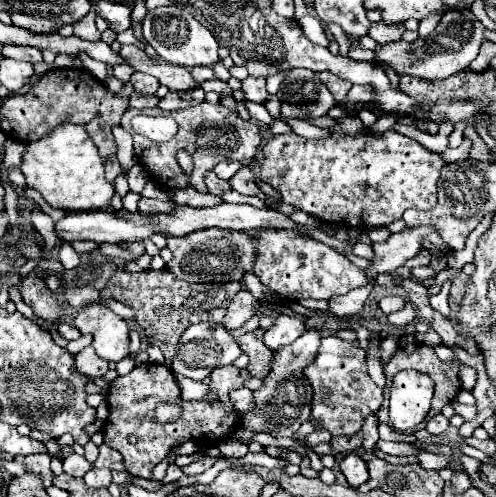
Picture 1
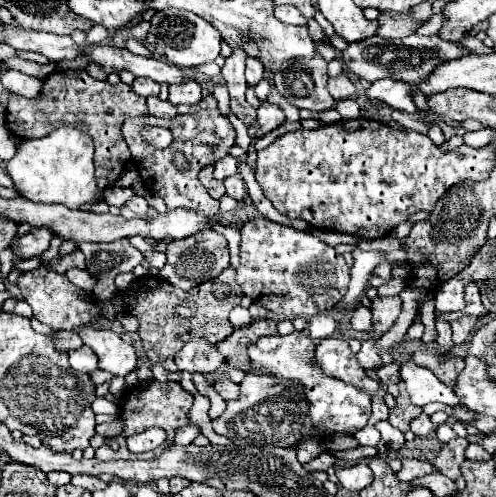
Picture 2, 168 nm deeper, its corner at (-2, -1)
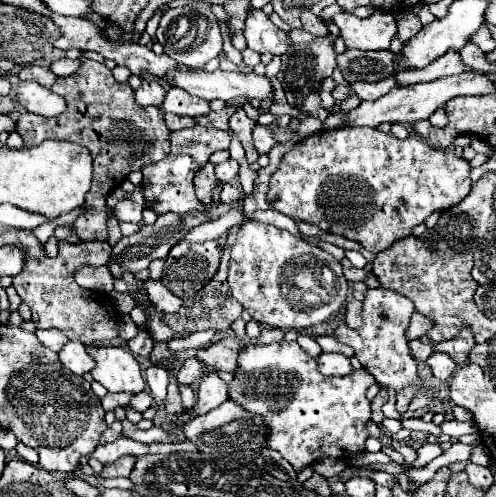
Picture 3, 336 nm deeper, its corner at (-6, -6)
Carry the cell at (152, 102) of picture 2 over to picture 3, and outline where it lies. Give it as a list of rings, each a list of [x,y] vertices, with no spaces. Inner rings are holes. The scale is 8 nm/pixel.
[[[166,113],[164,115],[166,119],[166,125],[170,131],[178,131],[182,127],[190,127],[190,125],[196,125],[196,121],[192,117],[180,117],[180,115],[174,115],[174,113]]]

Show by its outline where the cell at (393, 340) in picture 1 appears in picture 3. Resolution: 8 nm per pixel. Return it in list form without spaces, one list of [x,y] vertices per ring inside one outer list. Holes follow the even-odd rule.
[[[296,341],[246,345],[238,355],[238,371],[234,373],[234,381],[230,383],[230,399],[266,419],[266,425],[270,427],[268,447],[276,449],[284,459],[288,459],[296,467],[296,471],[300,471],[324,457],[336,457],[348,461],[354,453],[364,451],[364,441],[370,435],[366,423],[370,421],[372,415],[366,391],[374,381],[376,379],[364,367],[346,375],[346,379],[324,375],[318,369],[316,359],[310,357]]]

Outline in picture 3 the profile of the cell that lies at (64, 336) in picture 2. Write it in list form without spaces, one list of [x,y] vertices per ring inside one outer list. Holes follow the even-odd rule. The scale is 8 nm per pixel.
[[[46,329],[46,331],[36,331],[36,337],[40,339],[40,343],[42,345],[46,345],[48,349],[52,349],[52,351],[60,351],[62,347],[64,347],[64,343],[68,343],[68,337],[62,333],[62,331],[58,331],[58,329]]]

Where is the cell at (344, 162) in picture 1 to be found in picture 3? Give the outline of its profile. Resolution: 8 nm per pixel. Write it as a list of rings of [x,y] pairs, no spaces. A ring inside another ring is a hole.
[[[340,127],[298,141],[274,171],[266,199],[274,211],[286,213],[294,221],[316,225],[326,233],[348,237],[364,249],[380,253],[394,241],[408,237],[412,227],[424,223],[430,213],[444,211],[462,201],[472,189],[470,171],[472,167],[464,157],[456,157],[454,151],[436,149],[416,133],[400,141],[392,133],[382,133],[374,127]]]

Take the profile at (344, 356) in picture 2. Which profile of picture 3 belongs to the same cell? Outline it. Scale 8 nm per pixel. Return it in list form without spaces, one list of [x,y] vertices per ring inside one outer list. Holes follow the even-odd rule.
[[[322,353],[318,357],[318,367],[324,375],[348,375],[352,371],[350,359],[342,353]]]

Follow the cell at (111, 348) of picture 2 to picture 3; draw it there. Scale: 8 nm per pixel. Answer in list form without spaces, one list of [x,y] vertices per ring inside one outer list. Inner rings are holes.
[[[88,345],[88,353],[96,359],[96,367],[90,371],[94,381],[102,383],[112,393],[140,393],[146,389],[146,381],[140,373],[140,363],[124,347],[98,347]]]

